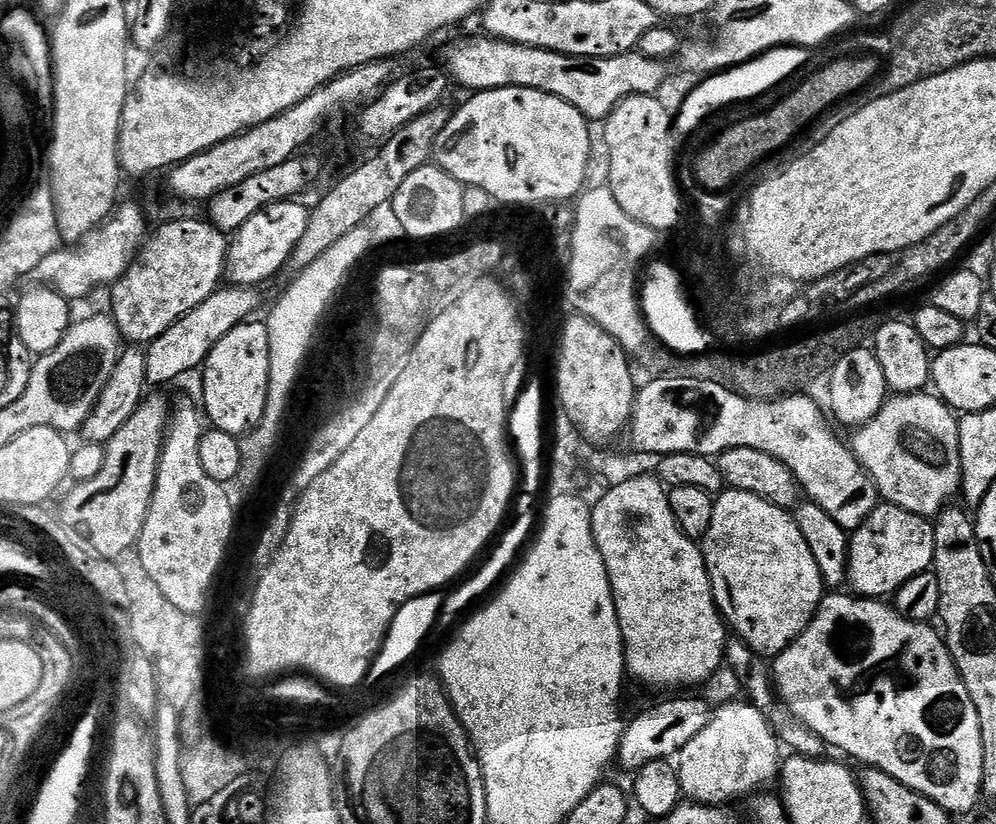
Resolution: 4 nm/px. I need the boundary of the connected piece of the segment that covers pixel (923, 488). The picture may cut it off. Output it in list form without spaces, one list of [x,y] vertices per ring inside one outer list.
[[[927,391],[889,395],[878,414],[870,422],[851,433],[850,449],[856,460],[876,483],[877,493],[887,503],[925,518],[935,517],[942,508],[953,503],[960,491],[960,425],[958,416],[939,396]]]

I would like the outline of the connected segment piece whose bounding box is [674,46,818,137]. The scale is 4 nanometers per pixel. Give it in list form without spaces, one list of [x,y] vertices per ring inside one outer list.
[[[771,48],[755,60],[747,60],[744,64],[737,64],[701,79],[704,81],[681,102],[680,113],[675,113],[675,135],[688,136],[698,131],[704,120],[711,116],[725,116],[725,121],[733,122],[767,111],[817,70],[816,55],[811,48]]]

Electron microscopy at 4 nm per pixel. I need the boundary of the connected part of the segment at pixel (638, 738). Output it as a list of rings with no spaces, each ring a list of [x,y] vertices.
[[[680,694],[677,700],[664,700],[653,708],[645,710],[641,716],[636,716],[625,723],[624,733],[620,739],[618,764],[624,768],[638,770],[655,760],[668,760],[679,756],[682,746],[690,742],[690,738],[702,730],[706,730],[706,722],[713,714],[713,709],[708,708],[704,700],[699,700],[692,694]]]

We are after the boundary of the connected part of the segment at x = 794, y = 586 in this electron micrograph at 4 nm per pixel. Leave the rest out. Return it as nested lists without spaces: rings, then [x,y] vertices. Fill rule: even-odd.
[[[728,488],[715,497],[702,551],[716,609],[725,625],[736,631],[733,632],[735,639],[750,646],[750,650],[759,656],[775,658],[786,651],[807,630],[826,595],[818,562],[814,562],[810,546],[806,546],[806,538],[802,538],[802,530],[798,530],[795,515],[789,509],[779,508],[749,492]]]

